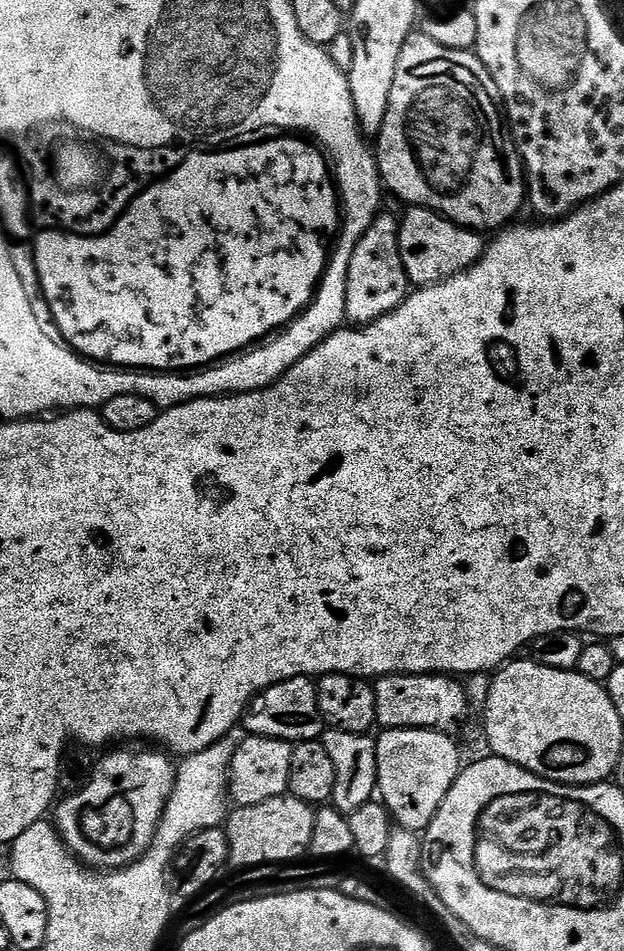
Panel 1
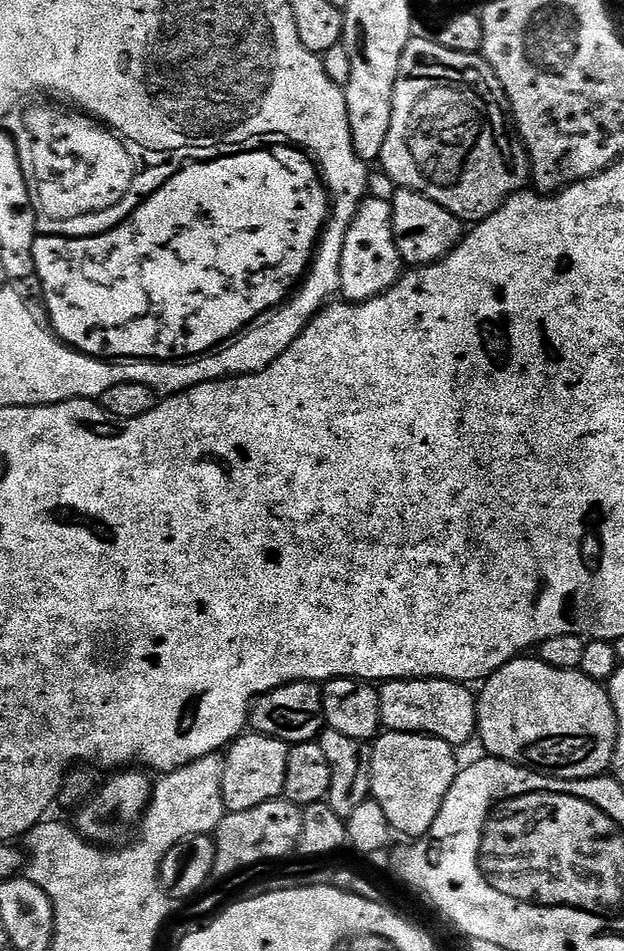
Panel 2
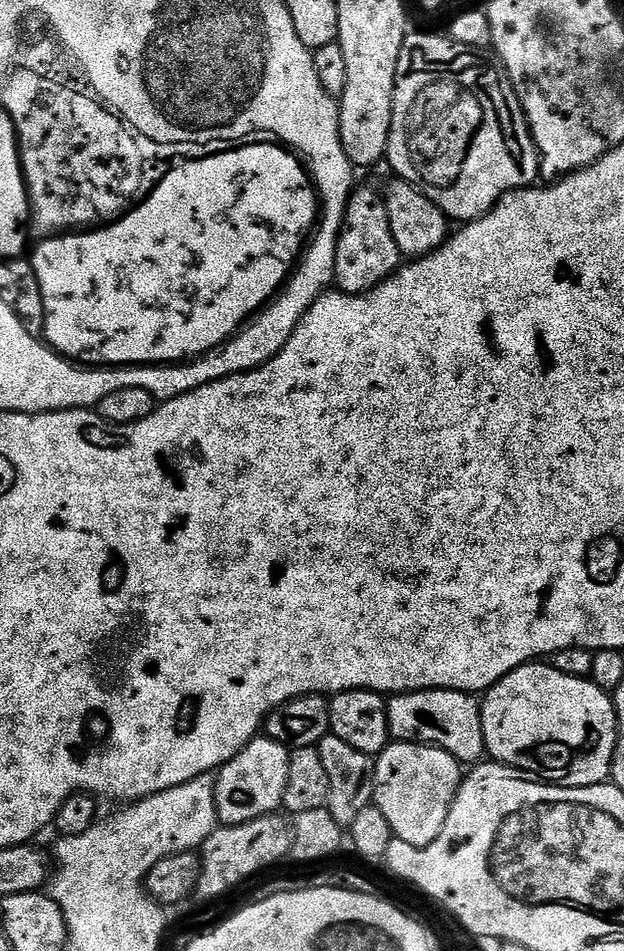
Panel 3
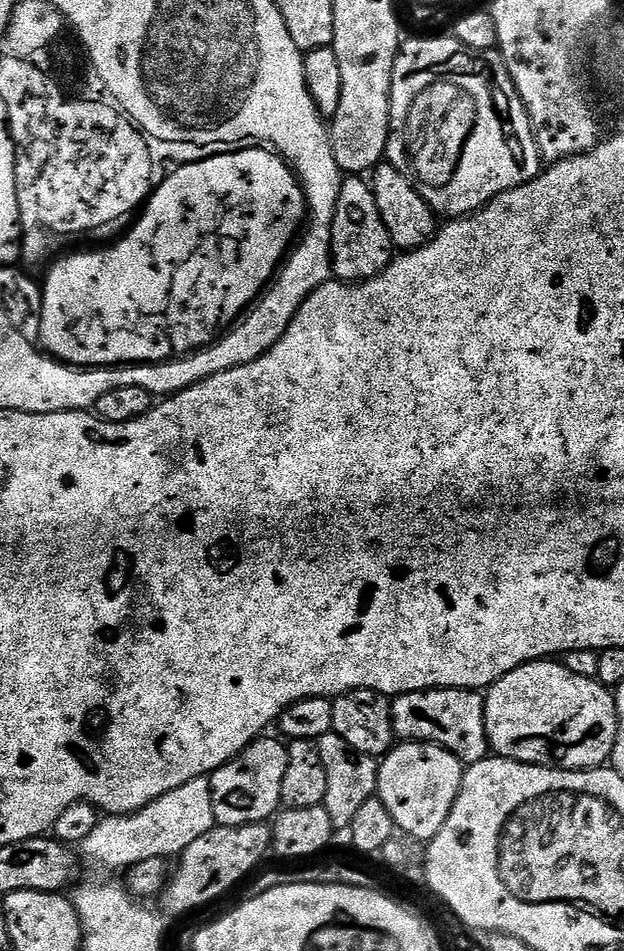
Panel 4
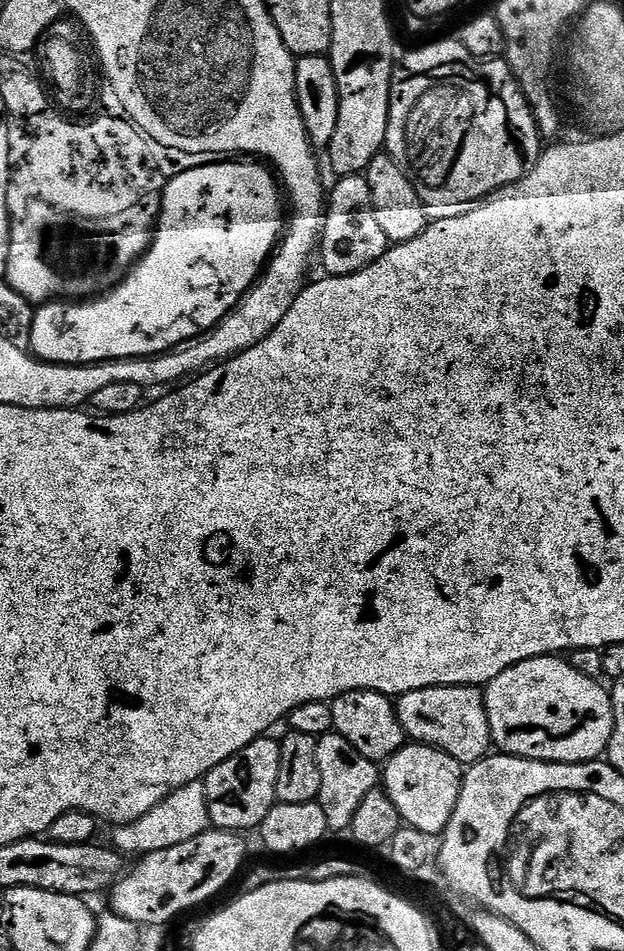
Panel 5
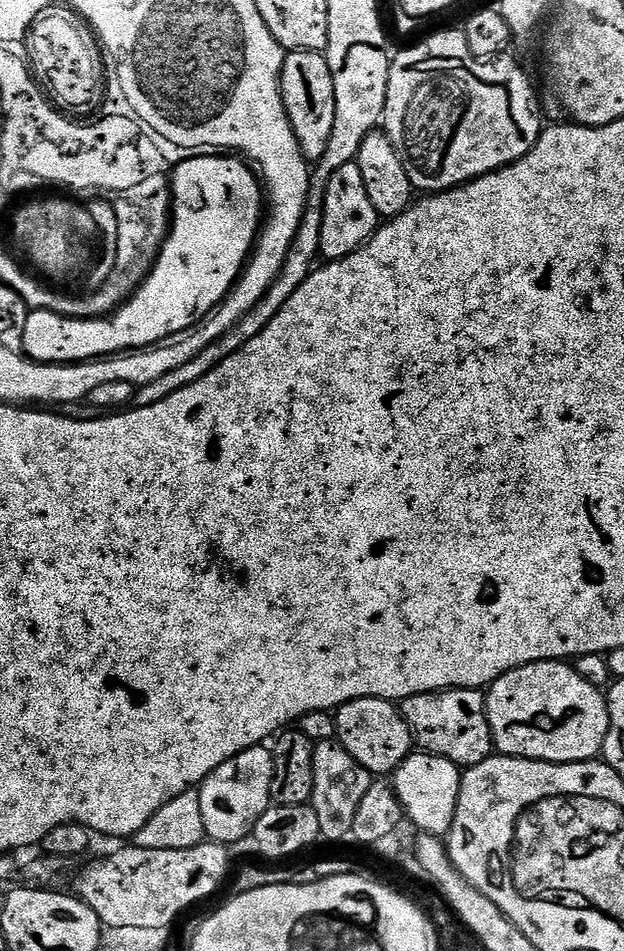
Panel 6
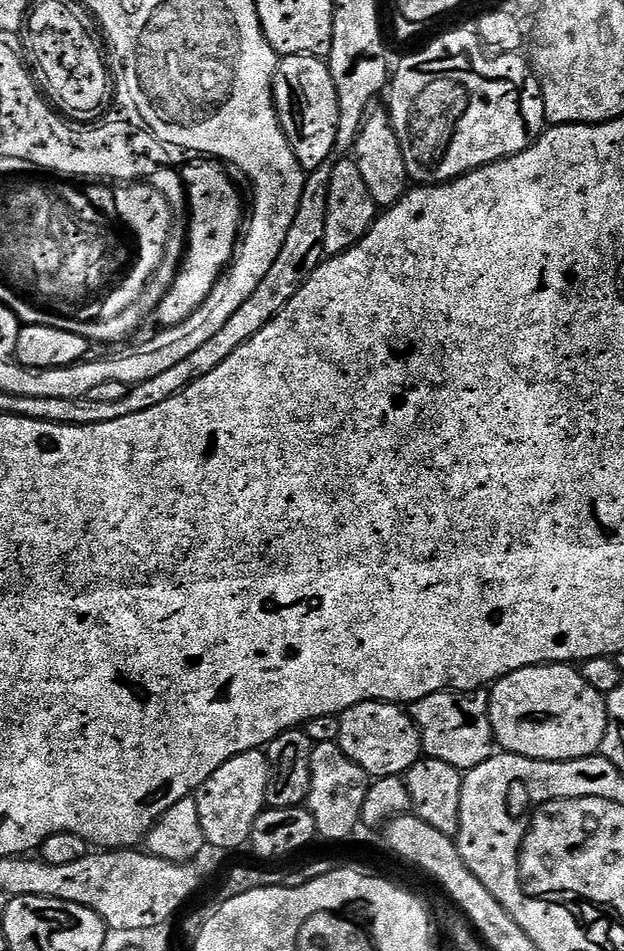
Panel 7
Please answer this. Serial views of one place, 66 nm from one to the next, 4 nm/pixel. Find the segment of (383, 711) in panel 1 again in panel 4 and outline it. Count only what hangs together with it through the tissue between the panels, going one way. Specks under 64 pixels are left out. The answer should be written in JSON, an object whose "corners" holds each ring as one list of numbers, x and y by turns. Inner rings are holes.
{"corners":[[431,688,428,692,407,692,395,697,392,705,392,730,401,741,437,744,450,754,454,754,460,763,467,766,477,764,489,755,486,718,484,717,484,696,471,688]]}

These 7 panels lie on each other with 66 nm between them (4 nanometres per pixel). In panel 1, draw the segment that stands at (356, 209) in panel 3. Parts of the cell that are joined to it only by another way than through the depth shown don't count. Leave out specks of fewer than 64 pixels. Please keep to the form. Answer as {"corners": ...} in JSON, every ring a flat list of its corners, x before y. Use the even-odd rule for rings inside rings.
{"corners":[[384,210,374,218,366,234,362,234,358,246,354,246,354,258,350,258,350,274,346,278,347,323,372,324,393,312,409,294,408,275,400,253,400,220]]}

